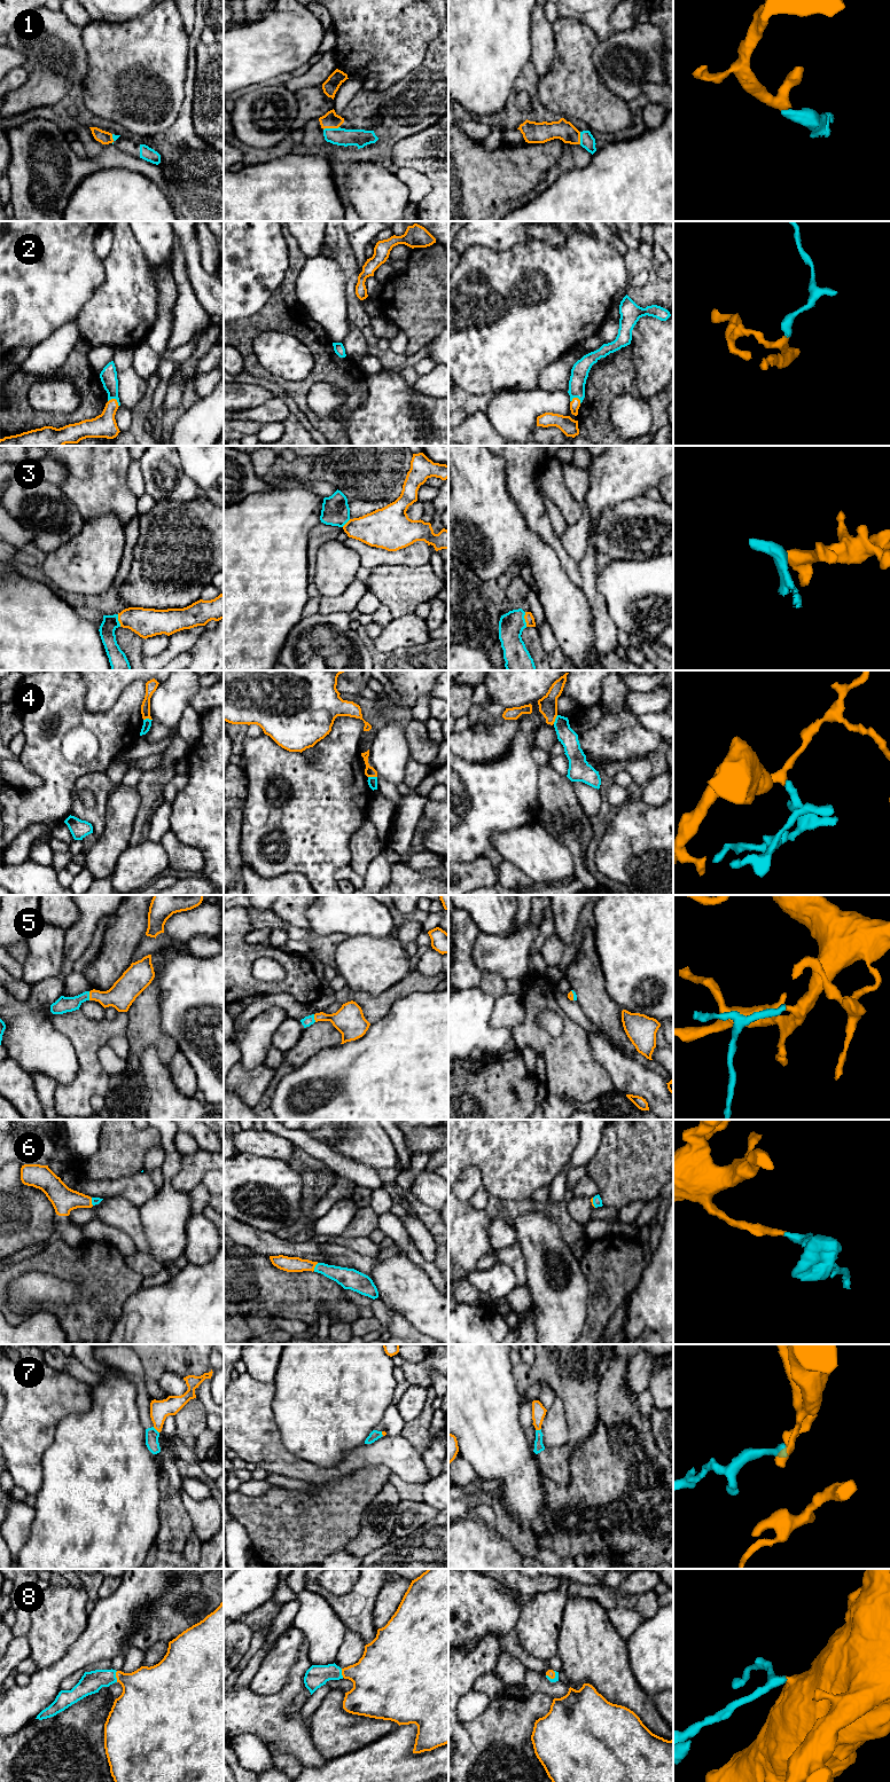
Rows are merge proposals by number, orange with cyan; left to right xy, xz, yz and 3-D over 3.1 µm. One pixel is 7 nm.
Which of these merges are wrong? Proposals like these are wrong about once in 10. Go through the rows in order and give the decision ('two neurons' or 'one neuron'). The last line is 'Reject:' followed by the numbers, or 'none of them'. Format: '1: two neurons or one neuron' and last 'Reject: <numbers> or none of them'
1: one neuron
2: one neuron
3: one neuron
4: two neurons
5: one neuron
6: one neuron
7: one neuron
8: one neuron
Reject: 4

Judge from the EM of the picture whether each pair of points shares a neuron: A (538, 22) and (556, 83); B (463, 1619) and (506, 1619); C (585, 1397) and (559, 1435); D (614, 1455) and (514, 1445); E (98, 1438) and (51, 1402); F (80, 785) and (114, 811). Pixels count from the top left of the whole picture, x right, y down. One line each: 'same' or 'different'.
A: different
B: same
C: different
D: different
E: different
F: different

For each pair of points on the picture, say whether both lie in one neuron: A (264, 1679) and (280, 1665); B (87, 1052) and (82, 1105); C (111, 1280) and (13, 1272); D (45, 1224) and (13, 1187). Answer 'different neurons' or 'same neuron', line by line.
A: same neuron
B: same neuron
C: same neuron
D: same neuron

